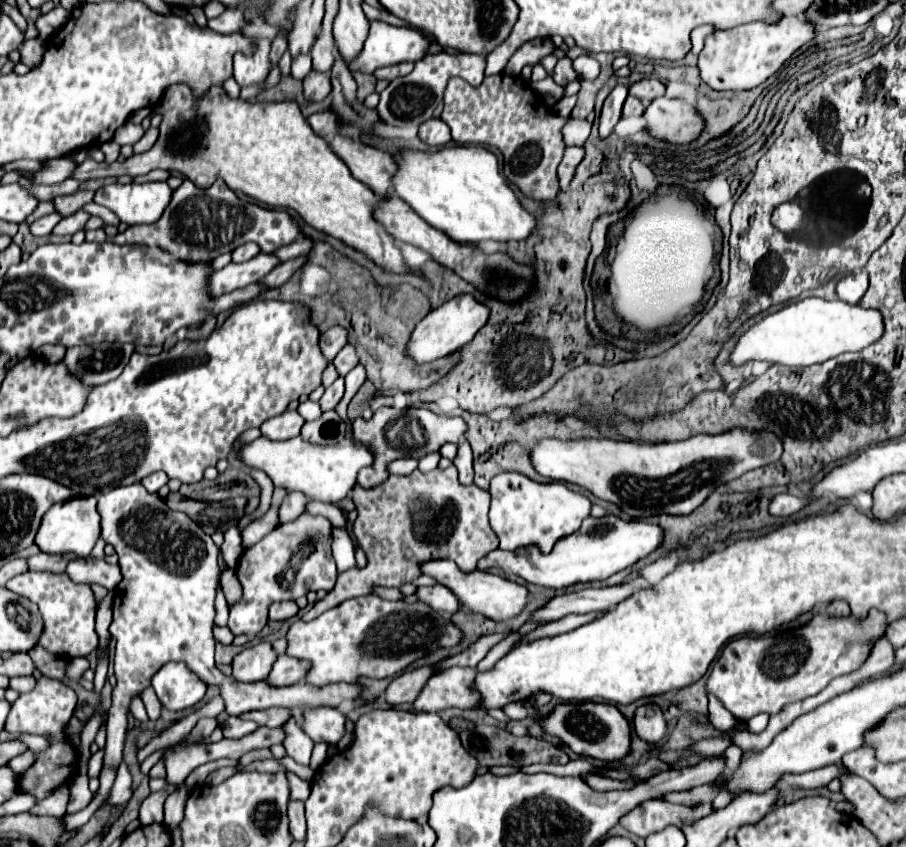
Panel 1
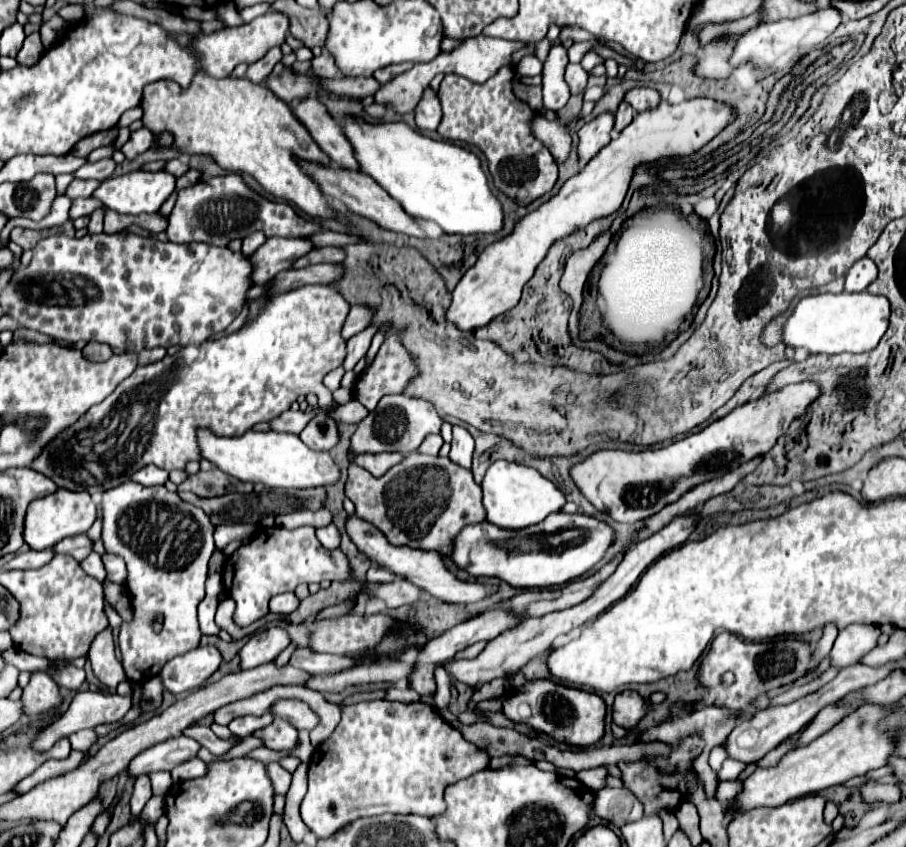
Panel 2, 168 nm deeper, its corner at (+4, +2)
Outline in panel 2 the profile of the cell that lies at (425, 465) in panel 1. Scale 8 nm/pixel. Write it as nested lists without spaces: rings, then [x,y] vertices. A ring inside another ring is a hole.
[[[428,434],[426,440],[420,444],[418,452],[422,452],[422,454],[438,454],[442,444],[444,444],[444,440],[442,440],[440,434]]]

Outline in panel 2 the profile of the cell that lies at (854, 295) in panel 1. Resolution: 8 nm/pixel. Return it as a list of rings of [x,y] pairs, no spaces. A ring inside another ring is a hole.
[[[864,256],[846,272],[844,290],[846,292],[862,292],[876,280],[876,274],[878,274],[876,264],[868,256]]]

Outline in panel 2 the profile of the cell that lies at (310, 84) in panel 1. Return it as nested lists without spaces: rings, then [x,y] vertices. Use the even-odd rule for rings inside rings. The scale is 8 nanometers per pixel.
[[[322,52],[322,56],[318,58],[312,58],[312,70],[314,70],[314,76],[320,76],[320,78],[334,78],[338,74],[334,58],[328,52]]]

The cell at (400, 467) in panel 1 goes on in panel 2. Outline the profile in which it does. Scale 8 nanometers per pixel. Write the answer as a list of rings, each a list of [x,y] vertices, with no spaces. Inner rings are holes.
[[[382,452],[382,454],[358,454],[352,464],[358,464],[372,472],[374,476],[382,476],[386,470],[390,470],[394,464],[398,464],[404,456],[398,452]]]

